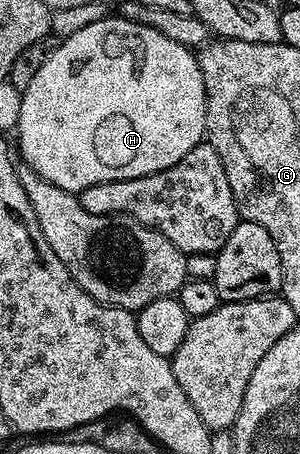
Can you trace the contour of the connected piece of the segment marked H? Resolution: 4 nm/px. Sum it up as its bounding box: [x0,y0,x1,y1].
[17,16,209,196]

